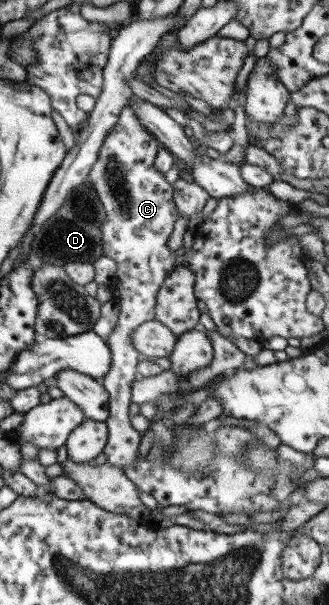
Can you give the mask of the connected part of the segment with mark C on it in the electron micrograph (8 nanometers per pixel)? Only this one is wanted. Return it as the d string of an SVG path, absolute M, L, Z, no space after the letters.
M125 106L120 111L119 119L115 128L107 135L97 161L93 163L89 171L88 180L96 190L103 209L105 210L105 223L101 227L103 234L103 252L105 256L117 262L117 269L110 291L114 295L115 301L119 305L119 315L116 327L113 329L107 341L110 348L110 369L100 380L103 388L110 394L110 415L106 420L108 427L108 440L103 453L107 456L107 464L116 466L125 472L131 463L134 463L140 446L140 437L137 430L133 429L129 418L129 406L132 402L131 385L138 375L138 363L141 355L133 348L132 332L142 323L155 319L155 306L159 288L163 285L165 278L171 271L175 270L175 252L171 251L167 245L173 225L179 217L177 205L174 201L174 185L165 179L165 173L157 171L154 165L157 151L163 147L160 141L149 132L137 118L135 110Z

